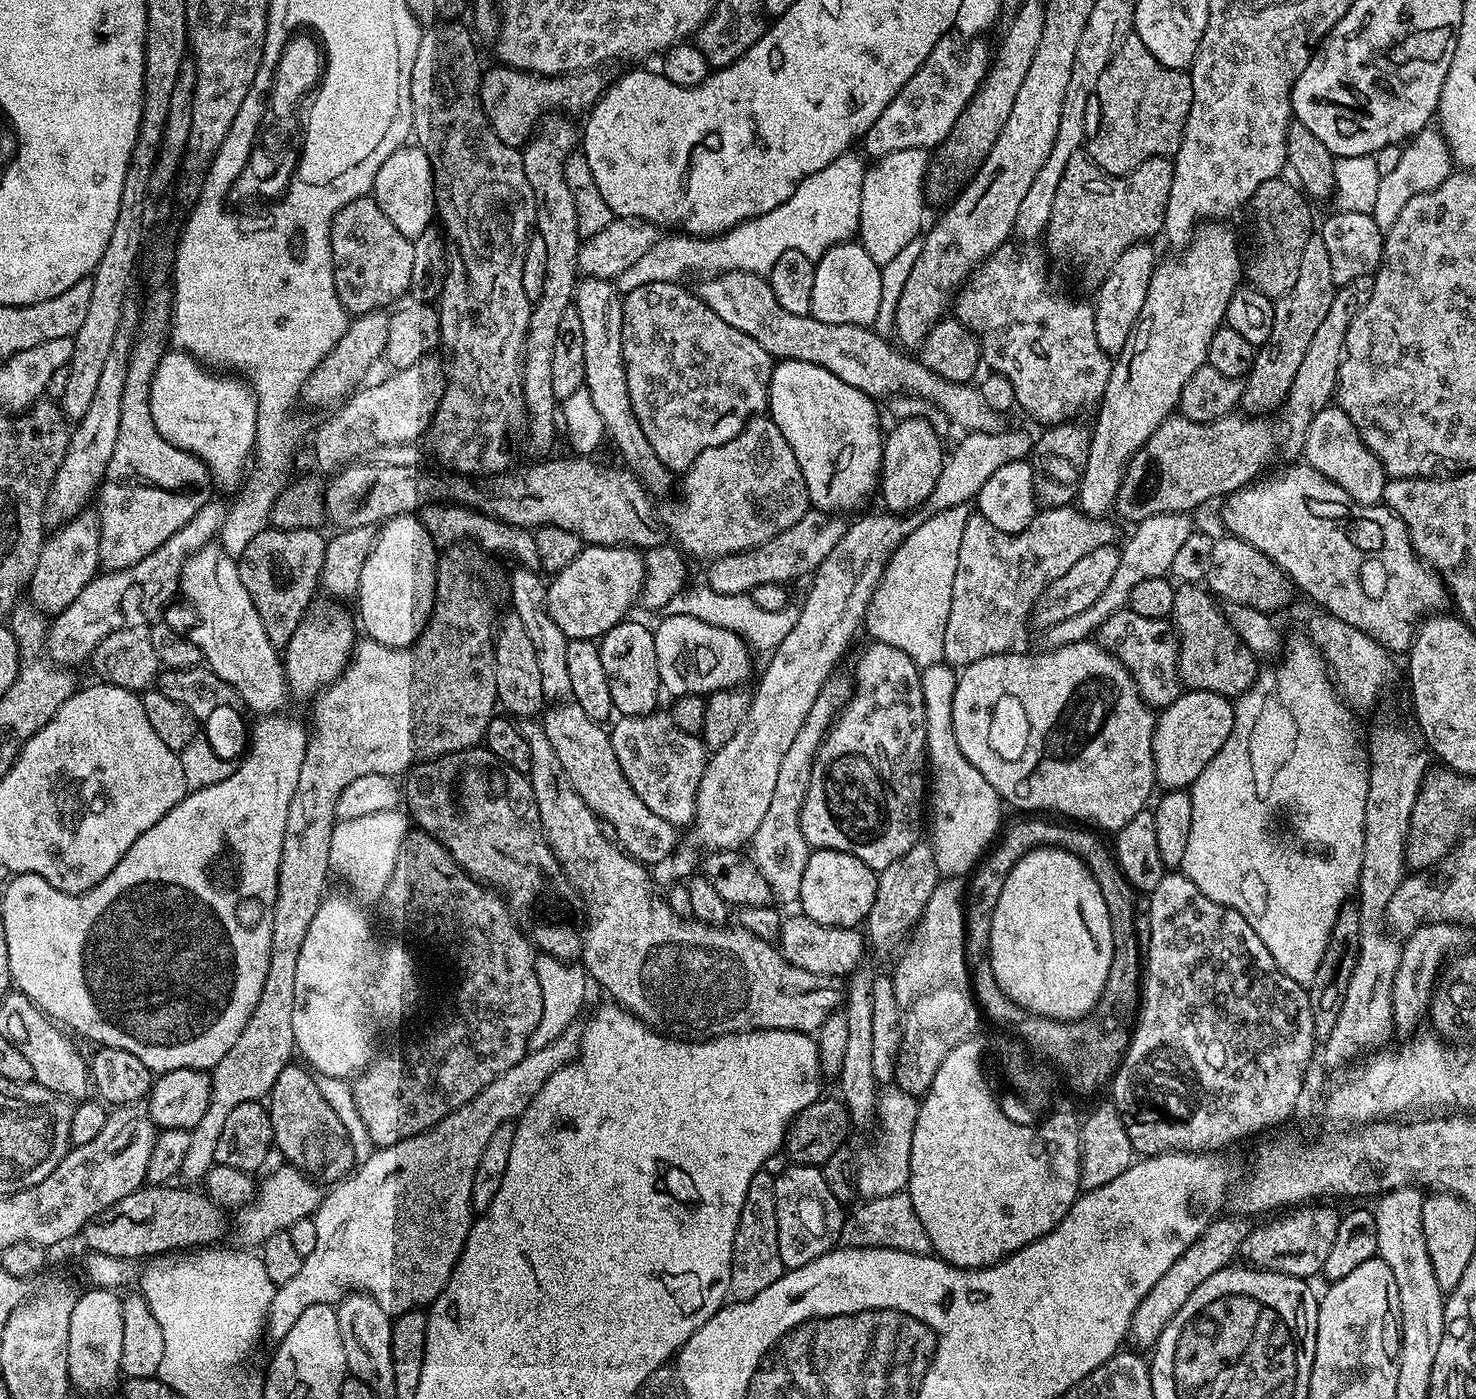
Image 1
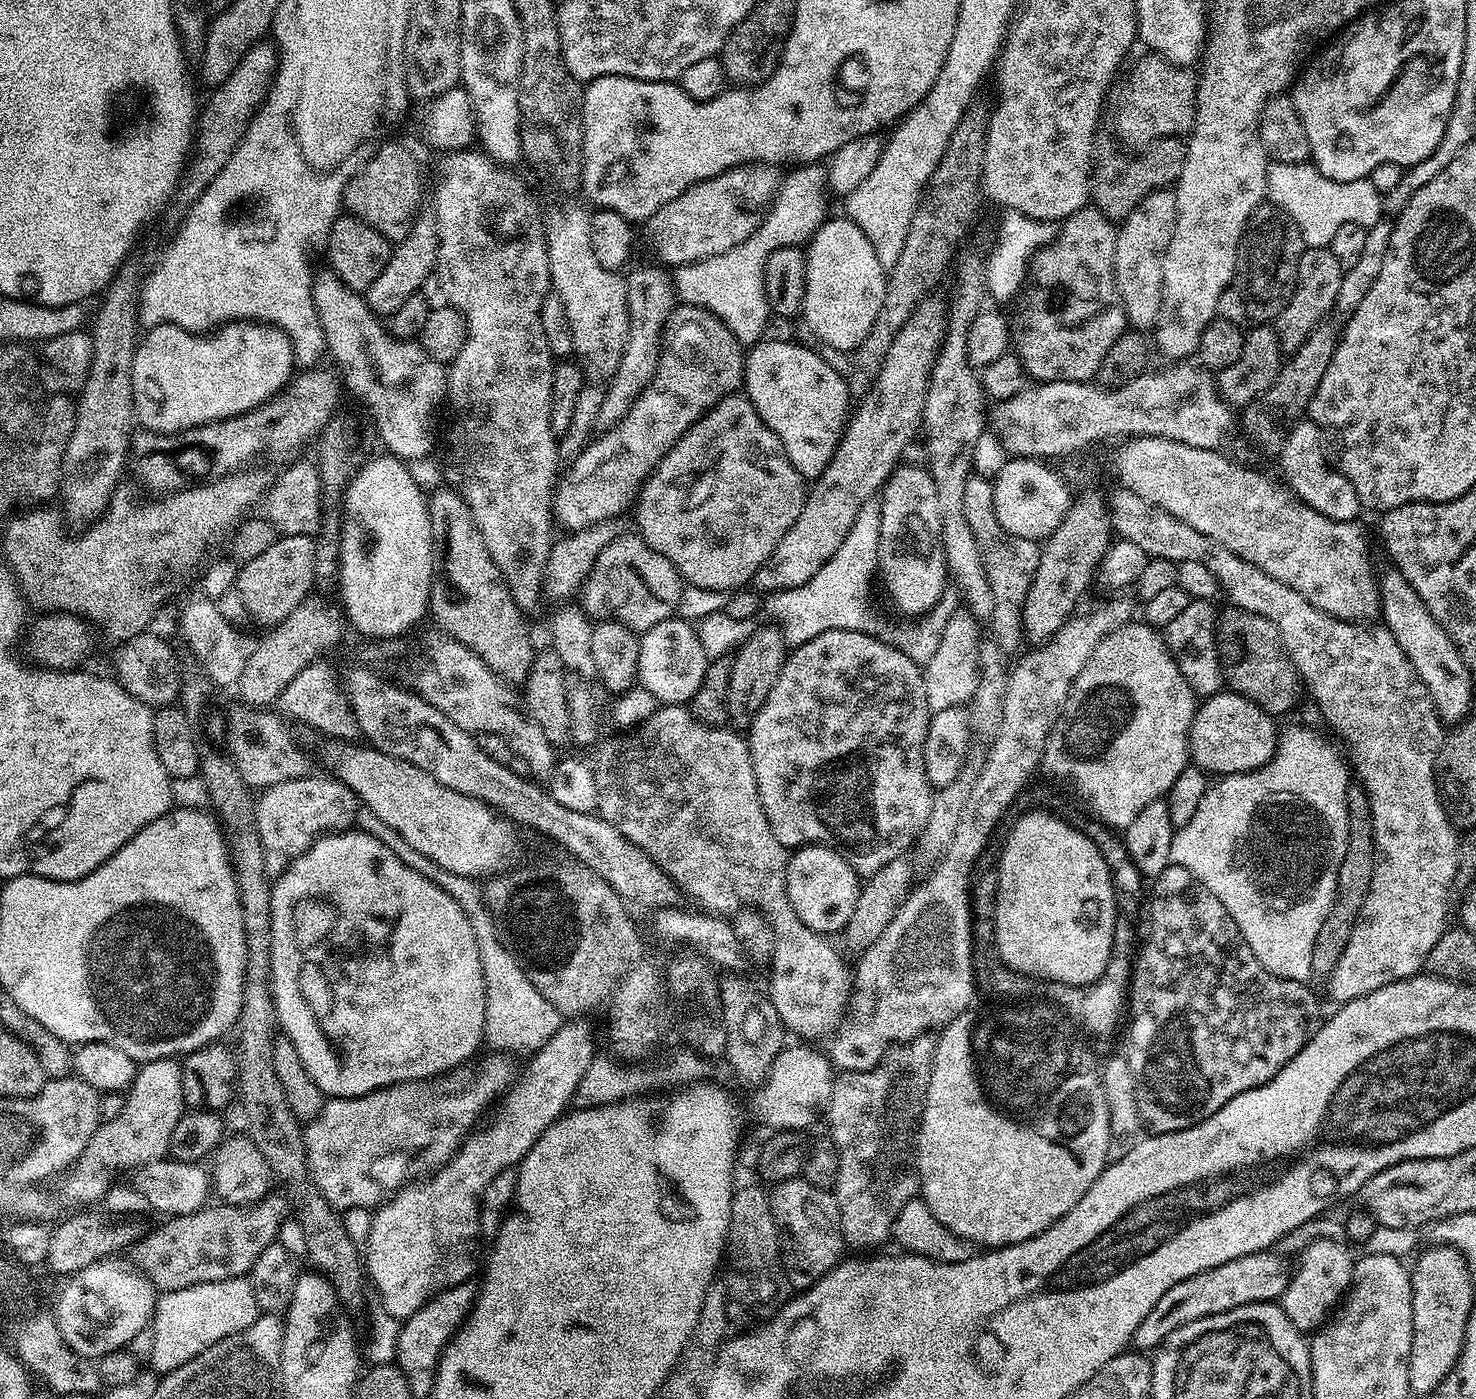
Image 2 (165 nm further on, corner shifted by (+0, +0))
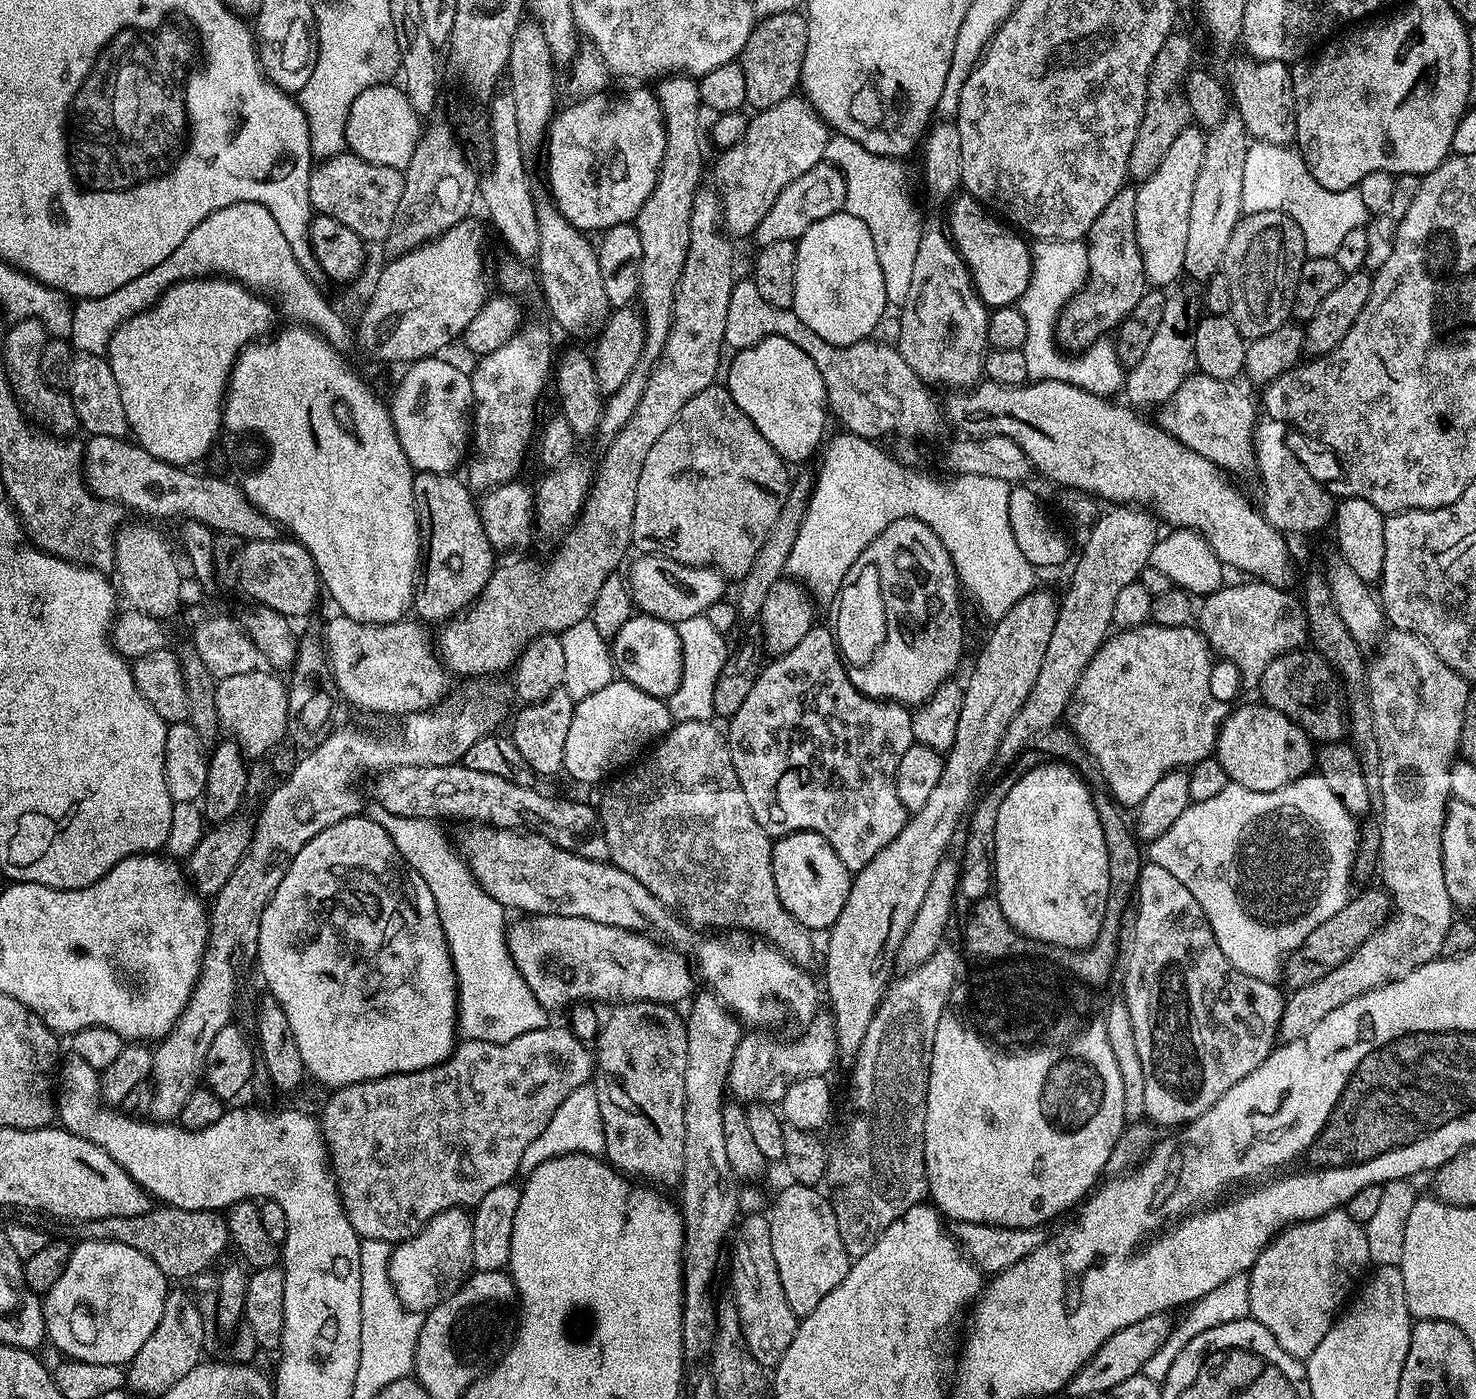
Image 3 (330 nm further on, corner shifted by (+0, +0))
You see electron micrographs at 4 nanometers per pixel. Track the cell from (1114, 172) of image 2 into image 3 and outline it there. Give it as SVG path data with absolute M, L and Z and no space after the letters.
M1173 30L1166 42L1162 42L1162 50L1154 57L1154 66L1148 75L1148 101L1142 114L1142 122L1138 126L1138 134L1134 142L1134 150L1130 150L1128 175L1133 181L1145 180L1154 170L1158 170L1158 162L1166 158L1166 150L1174 143L1174 138L1182 134L1193 123L1190 102L1184 93L1183 82L1188 77L1192 64L1192 40L1181 30Z

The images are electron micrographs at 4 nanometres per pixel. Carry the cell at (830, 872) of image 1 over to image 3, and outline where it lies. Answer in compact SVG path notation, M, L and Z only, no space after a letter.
M792 832L779 837L772 845L772 873L782 906L803 928L831 929L838 914L842 914L842 906L846 906L852 876L822 834Z

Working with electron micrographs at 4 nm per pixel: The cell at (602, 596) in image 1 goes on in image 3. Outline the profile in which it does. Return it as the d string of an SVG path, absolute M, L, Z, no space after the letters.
M637 555L632 569L626 572L632 603L643 615L678 625L684 619L702 616L714 602L725 599L726 578L714 568L695 568L682 562L674 562L665 556Z

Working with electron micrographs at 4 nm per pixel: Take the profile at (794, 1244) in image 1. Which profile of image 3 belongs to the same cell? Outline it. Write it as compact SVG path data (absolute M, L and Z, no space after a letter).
M788 1182L766 1212L770 1250L774 1250L778 1278L782 1278L782 1294L786 1294L786 1302L790 1302L790 1310L794 1310L797 1318L810 1315L814 1306L818 1306L818 1302L822 1302L822 1298L846 1278L850 1263L846 1246L842 1246L842 1234L838 1230L832 1201L820 1191L819 1187Z

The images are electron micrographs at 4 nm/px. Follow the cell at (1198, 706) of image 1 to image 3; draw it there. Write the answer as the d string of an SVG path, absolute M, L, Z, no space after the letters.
M1255 703L1233 707L1224 717L1214 755L1231 783L1246 786L1246 790L1269 792L1313 771L1314 741L1286 714L1278 714L1269 704Z

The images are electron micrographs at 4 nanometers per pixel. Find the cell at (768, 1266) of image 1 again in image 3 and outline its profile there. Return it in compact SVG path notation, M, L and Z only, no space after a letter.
M745 1215L743 1219L739 1221L738 1227L735 1229L734 1240L735 1236L736 1257L733 1258L732 1264L734 1267L736 1267L736 1269L734 1269L732 1272L732 1289L730 1289L730 1292L736 1301L736 1305L738 1306L738 1318L742 1322L742 1334L746 1338L746 1346L750 1350L750 1354L754 1354L754 1358L760 1364L765 1366L774 1366L780 1361L782 1354L786 1354L786 1346L790 1346L790 1342L796 1333L798 1318L794 1314L794 1310L790 1310L790 1302L786 1302L786 1294L782 1294L782 1278L778 1278L778 1266L774 1262L774 1250L770 1250L770 1226L768 1225L767 1215Z

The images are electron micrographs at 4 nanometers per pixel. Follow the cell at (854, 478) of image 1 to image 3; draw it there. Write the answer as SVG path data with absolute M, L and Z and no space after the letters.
M765 336L762 342L741 348L733 356L736 357L728 368L726 387L742 414L758 426L762 438L766 438L789 465L815 457L825 439L824 423L830 420L830 409L822 374L818 374L818 366L810 362L810 354L798 350L798 346L786 338Z

